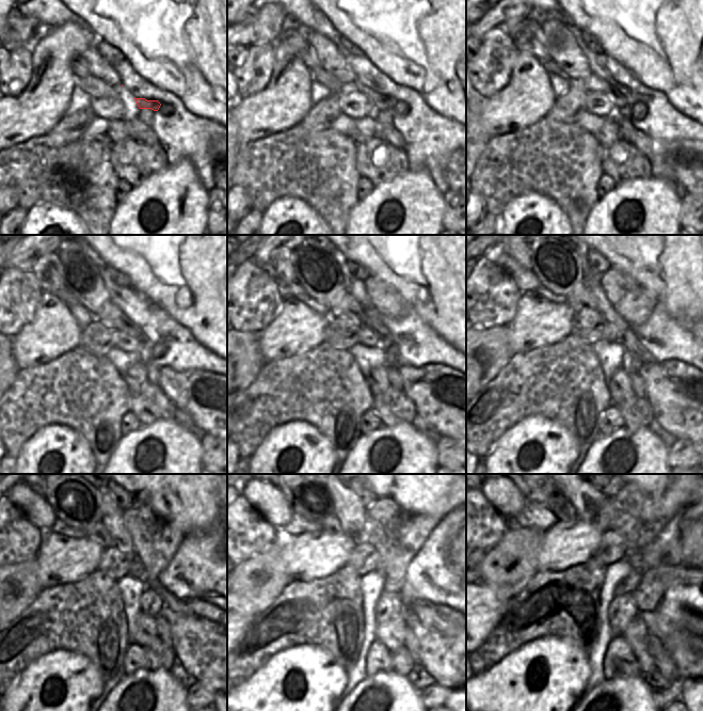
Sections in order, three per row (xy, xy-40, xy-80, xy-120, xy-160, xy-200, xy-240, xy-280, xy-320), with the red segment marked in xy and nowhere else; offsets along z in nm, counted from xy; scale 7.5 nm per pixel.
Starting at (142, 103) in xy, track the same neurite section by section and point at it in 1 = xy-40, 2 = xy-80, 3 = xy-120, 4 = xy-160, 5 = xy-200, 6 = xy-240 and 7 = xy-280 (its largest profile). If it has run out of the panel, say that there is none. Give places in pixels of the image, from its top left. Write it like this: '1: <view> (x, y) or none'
1: xy-40 (380, 101)
2: xy-80 (593, 83)
3: xy-120 (109, 314)
4: xy-160 (348, 303)
5: xy-200 (580, 297)
6: xy-240 (97, 533)
7: xy-280 (332, 525)

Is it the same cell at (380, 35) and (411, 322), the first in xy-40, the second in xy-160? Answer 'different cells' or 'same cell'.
different cells

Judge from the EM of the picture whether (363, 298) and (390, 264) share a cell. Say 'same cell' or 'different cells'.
different cells

